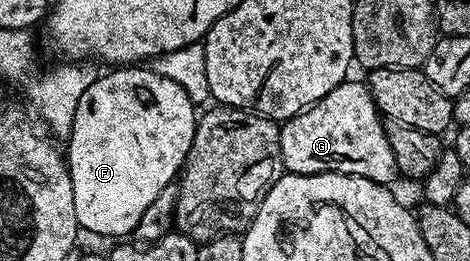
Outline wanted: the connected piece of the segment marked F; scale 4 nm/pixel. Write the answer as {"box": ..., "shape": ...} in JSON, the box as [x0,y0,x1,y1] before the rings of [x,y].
{"box":[68,67,196,239],"shape":[[[114,67],[109,71],[98,76],[76,103],[76,119],[68,138],[68,168],[79,230],[122,239],[125,233],[133,234],[144,207],[181,174],[194,138],[196,106],[180,83],[161,77],[153,68]]]}

